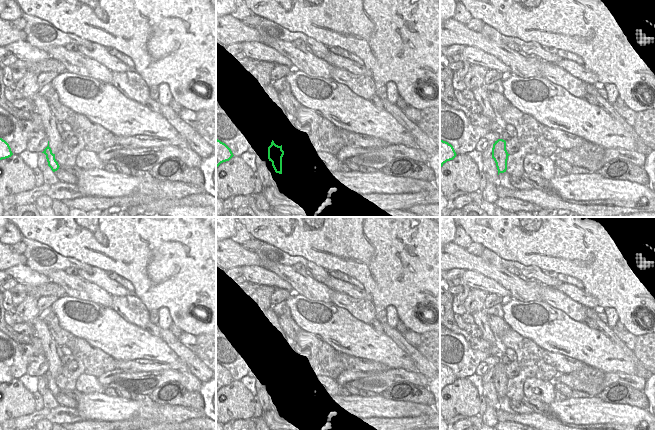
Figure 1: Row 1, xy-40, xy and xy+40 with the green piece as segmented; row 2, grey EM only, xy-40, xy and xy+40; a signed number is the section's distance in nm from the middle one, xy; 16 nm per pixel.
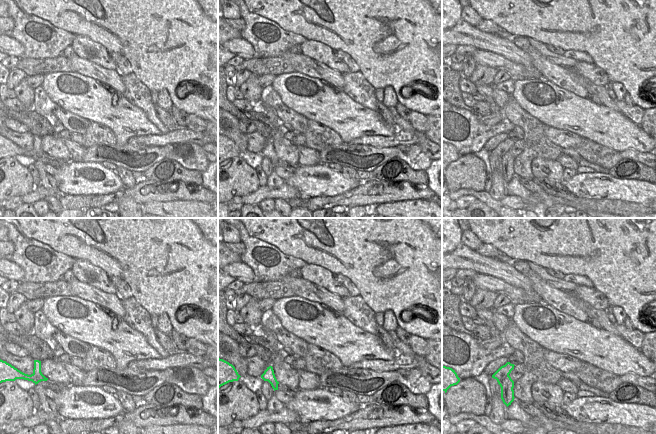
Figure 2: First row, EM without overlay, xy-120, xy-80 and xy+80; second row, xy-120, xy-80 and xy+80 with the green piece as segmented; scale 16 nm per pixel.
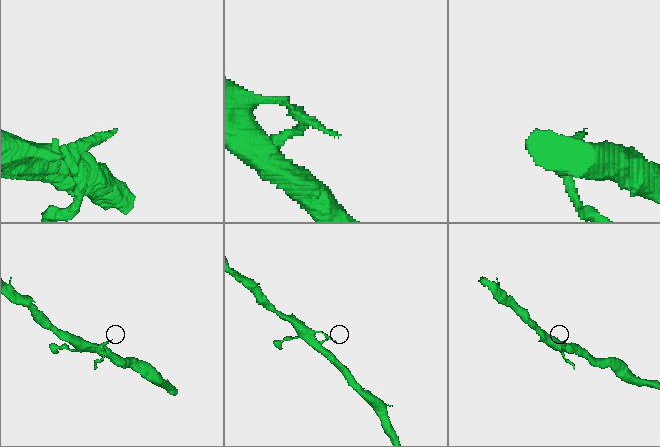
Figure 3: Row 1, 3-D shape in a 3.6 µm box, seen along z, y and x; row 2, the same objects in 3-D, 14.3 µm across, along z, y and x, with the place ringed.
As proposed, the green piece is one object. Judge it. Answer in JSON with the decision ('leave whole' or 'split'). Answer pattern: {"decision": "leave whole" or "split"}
{"decision": "split"}

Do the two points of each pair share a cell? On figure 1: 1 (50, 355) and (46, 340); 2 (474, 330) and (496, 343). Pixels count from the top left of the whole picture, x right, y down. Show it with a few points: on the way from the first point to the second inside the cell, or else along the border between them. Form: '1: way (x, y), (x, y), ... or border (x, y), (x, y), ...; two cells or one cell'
1: way (50, 351), (48, 344); one cell
2: border (474, 322), (479, 328), (482, 337); two cells

